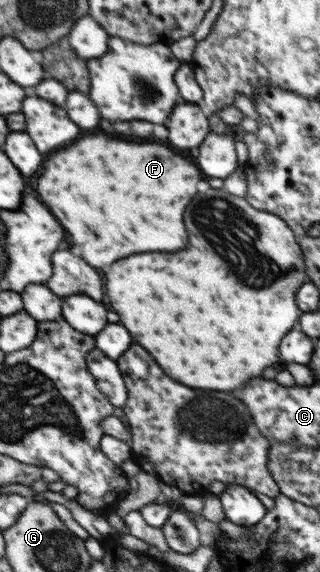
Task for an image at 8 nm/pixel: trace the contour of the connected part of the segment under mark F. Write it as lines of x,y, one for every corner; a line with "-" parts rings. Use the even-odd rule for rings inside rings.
90,136
78,140
72,148
52,156
42,176
36,180
40,198
56,210
56,218
68,226
72,246
80,248
80,256
92,266
110,266
120,258
140,252
174,252
188,244
188,234
182,222
186,204
196,194
196,182
202,180
200,170
186,158
158,144
118,142
106,136

